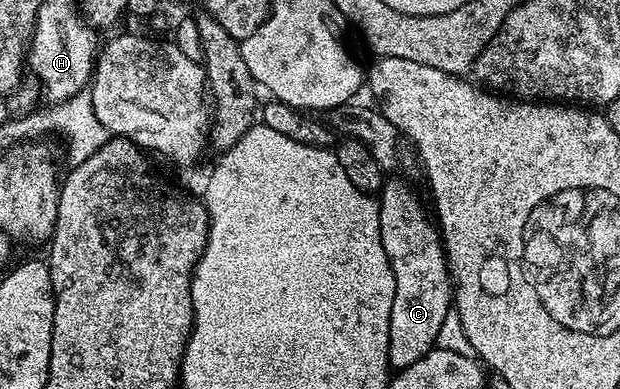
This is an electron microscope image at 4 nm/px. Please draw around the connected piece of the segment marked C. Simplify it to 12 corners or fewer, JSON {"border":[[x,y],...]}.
{"border":[[405,182],[379,194],[395,276],[389,365],[437,345],[454,309],[445,243]]}

